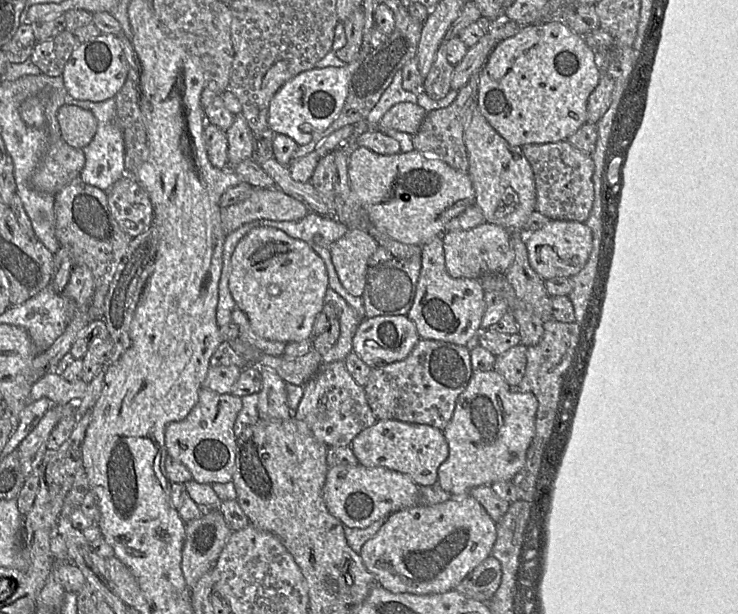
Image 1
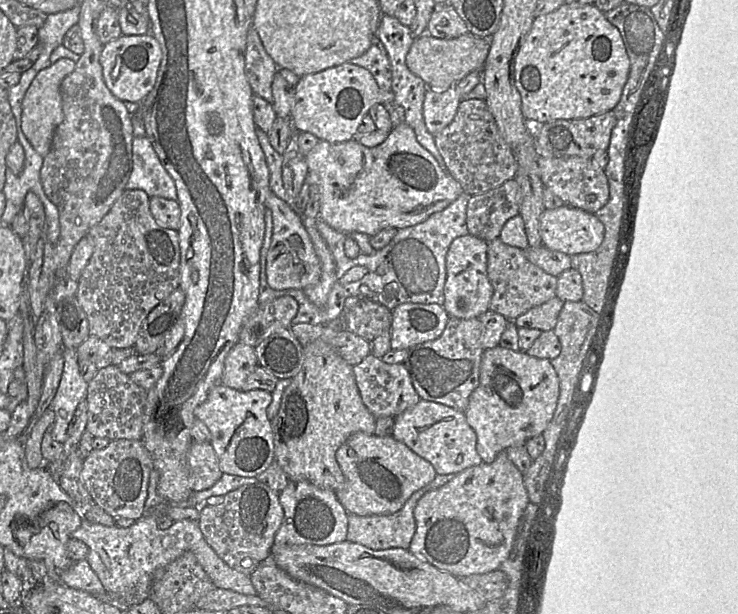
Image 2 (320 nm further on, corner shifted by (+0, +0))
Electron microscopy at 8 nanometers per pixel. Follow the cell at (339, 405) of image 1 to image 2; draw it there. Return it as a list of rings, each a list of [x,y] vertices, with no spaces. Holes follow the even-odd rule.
[[[370,353],[353,366],[353,374],[364,405],[376,419],[396,417],[421,400],[403,363],[387,364]]]

